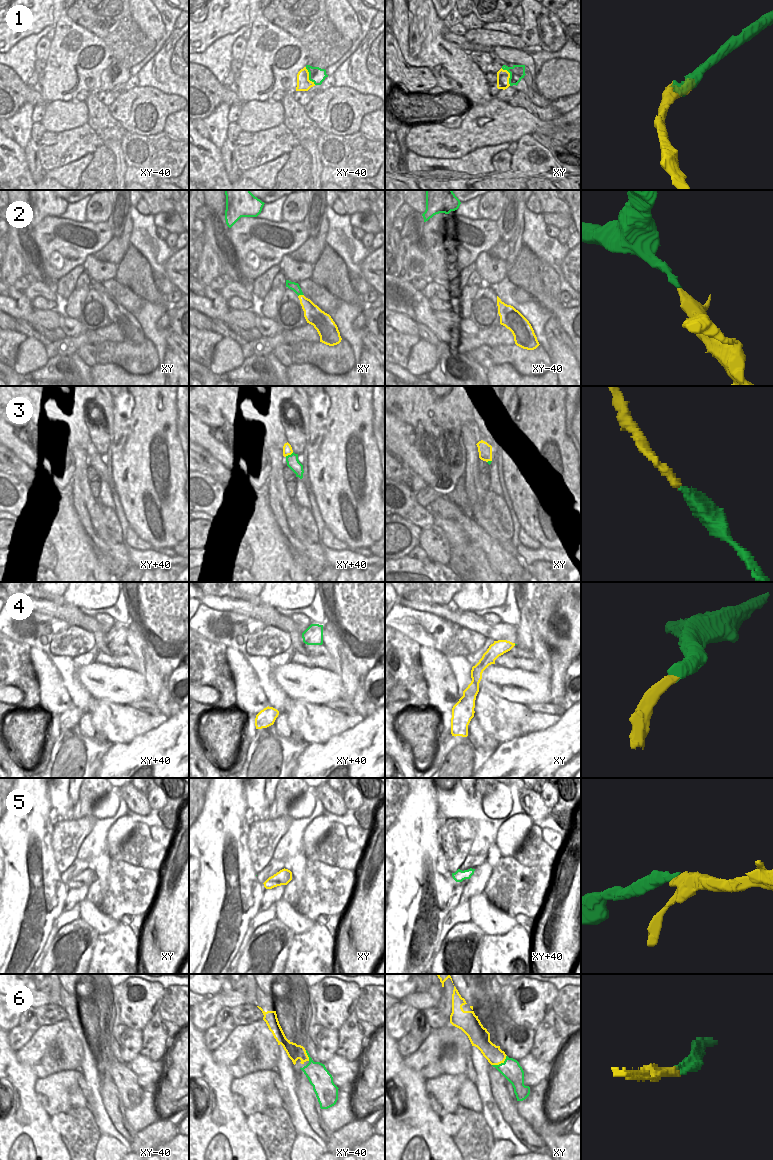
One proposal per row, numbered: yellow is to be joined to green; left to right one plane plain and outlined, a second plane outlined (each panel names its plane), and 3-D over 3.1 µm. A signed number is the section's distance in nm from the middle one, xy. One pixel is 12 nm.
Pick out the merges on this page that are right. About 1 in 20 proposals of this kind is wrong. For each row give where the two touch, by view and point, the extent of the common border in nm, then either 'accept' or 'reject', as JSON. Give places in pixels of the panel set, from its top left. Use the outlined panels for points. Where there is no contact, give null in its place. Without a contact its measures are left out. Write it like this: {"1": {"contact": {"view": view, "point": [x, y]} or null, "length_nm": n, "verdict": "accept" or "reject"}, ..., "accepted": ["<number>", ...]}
{"1": {"contact": {"view": "xy", "point": [510, 75]}, "length_nm": 240, "verdict": "accept"}, "2": {"contact": {"view": "xy", "point": [300, 294]}, "length_nm": 80, "verdict": "accept"}, "3": {"contact": {"view": "xy+40", "point": [289, 455]}, "length_nm": 120, "verdict": "accept"}, "4": {"contact": null, "verdict": "accept"}, "5": {"contact": null, "verdict": "accept"}, "6": {"contact": {"view": "xy", "point": [501, 1063]}, "length_nm": 220, "verdict": "accept"}, "accepted": ["1", "2", "3", "4", "5", "6"]}

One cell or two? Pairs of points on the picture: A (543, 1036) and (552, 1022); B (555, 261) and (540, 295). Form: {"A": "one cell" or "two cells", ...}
{"A": "one cell", "B": "two cells"}

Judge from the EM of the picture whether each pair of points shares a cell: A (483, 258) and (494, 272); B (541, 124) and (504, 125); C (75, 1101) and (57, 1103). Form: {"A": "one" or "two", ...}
{"A": "one", "B": "two", "C": "two"}

